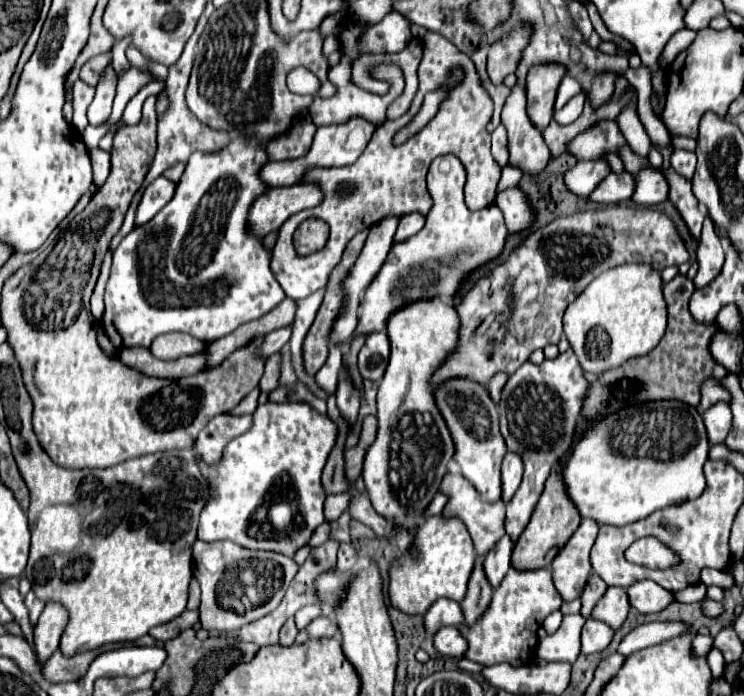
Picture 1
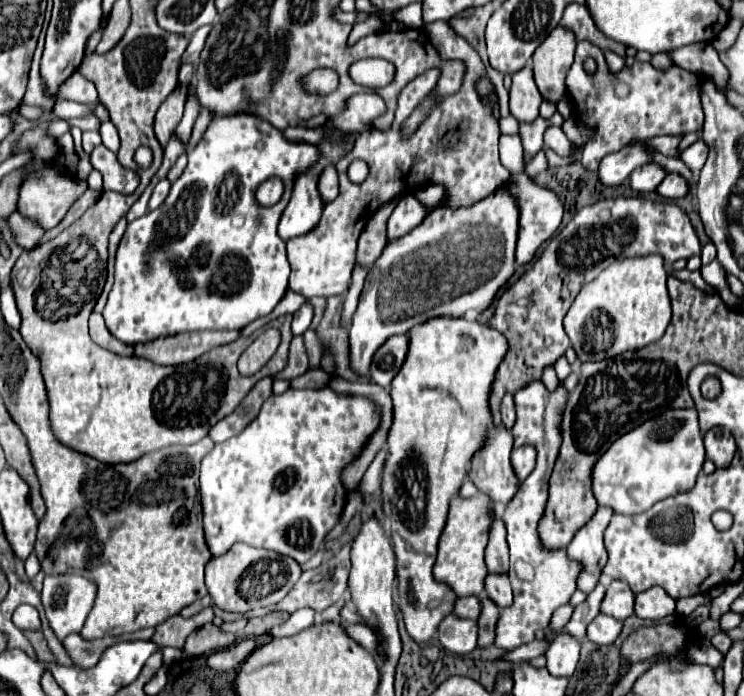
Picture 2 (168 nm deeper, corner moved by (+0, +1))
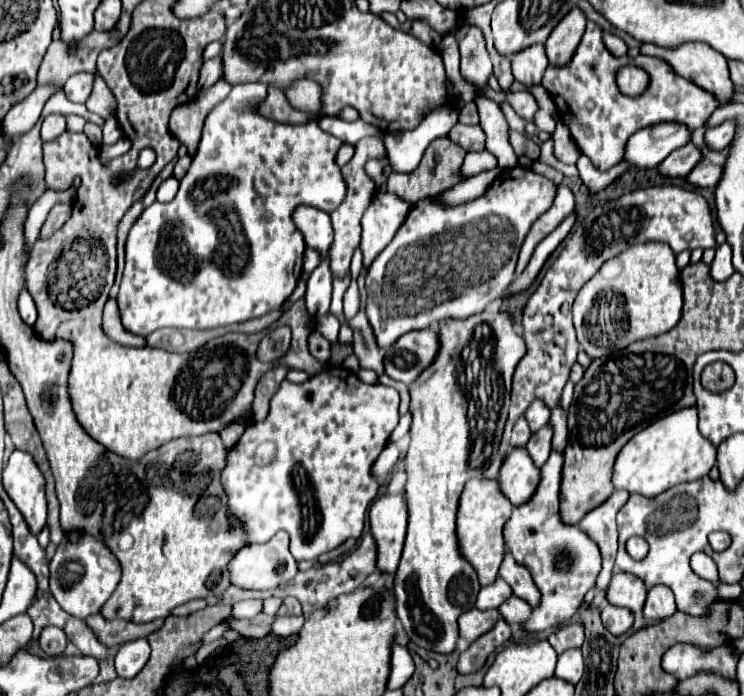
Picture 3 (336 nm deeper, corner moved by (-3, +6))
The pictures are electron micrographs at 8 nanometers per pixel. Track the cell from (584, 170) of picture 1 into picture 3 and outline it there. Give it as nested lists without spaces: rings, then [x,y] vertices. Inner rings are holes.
[[[662,122],[638,130],[626,146],[626,158],[634,162],[636,168],[656,168],[664,158],[690,142],[692,130],[678,122]]]

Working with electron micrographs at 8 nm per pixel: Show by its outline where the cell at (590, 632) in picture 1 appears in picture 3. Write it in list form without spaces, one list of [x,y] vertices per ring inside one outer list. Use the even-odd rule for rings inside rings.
[[[608,604],[602,610],[602,622],[606,622],[606,628],[618,636],[630,630],[630,626],[634,624],[634,614],[628,608],[618,608],[618,606]]]

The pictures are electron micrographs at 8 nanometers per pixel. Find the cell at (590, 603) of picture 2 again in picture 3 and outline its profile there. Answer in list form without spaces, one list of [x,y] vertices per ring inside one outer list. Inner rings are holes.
[[[570,624],[570,626],[564,626],[560,630],[556,630],[554,634],[550,634],[548,642],[552,644],[552,648],[562,654],[570,648],[580,648],[582,642],[584,642],[584,634],[582,634],[582,626],[578,624]]]

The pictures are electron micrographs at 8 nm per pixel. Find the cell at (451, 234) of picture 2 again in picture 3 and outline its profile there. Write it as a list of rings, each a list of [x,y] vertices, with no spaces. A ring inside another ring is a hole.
[[[524,166],[502,170],[492,182],[490,190],[472,202],[458,206],[444,206],[436,198],[420,200],[408,212],[404,224],[398,228],[394,240],[374,258],[366,276],[368,306],[366,314],[382,348],[394,344],[410,330],[430,328],[446,318],[470,318],[482,312],[490,302],[502,298],[514,280],[514,266],[520,246],[530,226],[542,216],[556,198],[556,184]]]

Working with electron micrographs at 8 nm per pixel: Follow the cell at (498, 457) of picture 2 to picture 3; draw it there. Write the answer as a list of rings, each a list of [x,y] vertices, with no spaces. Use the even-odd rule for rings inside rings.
[[[526,448],[510,450],[498,476],[502,492],[514,506],[522,506],[534,496],[540,478],[540,468],[534,466]]]

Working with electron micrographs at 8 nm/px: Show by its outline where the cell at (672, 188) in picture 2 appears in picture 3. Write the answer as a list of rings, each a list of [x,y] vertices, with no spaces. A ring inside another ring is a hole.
[[[702,158],[702,162],[692,170],[688,176],[688,182],[696,186],[716,186],[722,178],[722,164],[712,164],[708,158]]]

